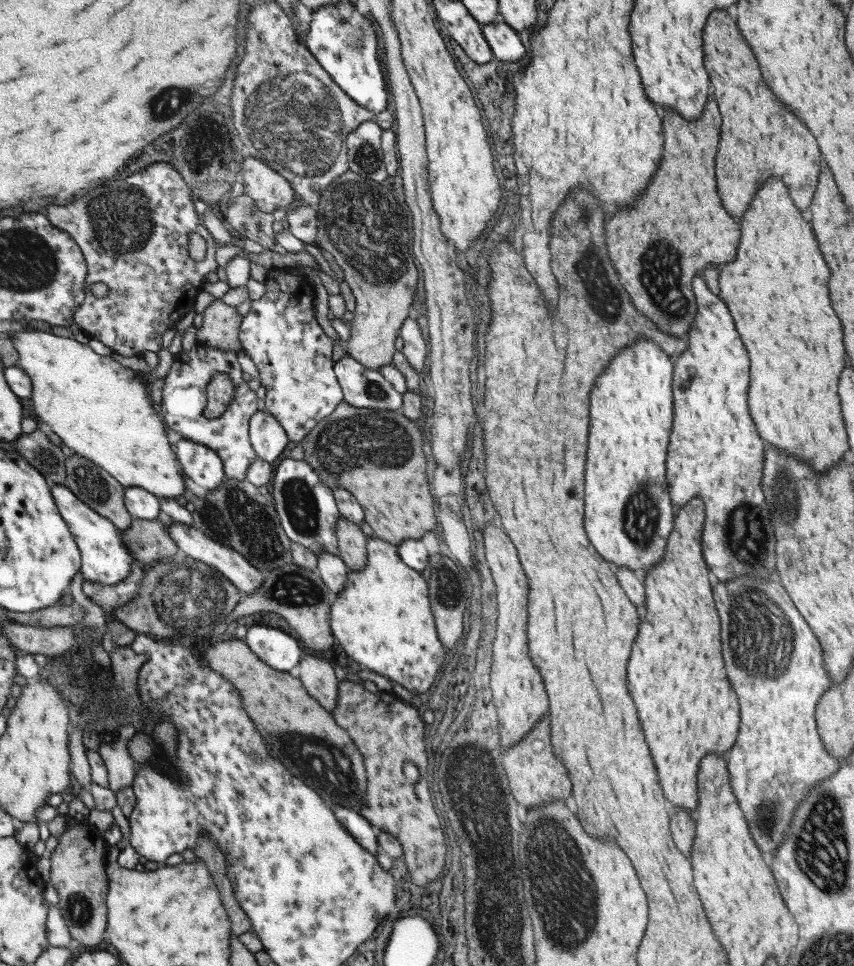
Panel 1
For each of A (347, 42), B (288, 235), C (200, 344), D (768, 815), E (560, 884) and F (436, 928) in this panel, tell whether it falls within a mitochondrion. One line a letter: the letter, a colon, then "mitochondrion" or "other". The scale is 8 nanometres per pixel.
A: mitochondrion
B: other
C: other
D: mitochondrion
E: mitochondrion
F: other

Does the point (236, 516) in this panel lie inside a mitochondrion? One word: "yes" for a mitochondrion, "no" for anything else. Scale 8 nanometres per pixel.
yes

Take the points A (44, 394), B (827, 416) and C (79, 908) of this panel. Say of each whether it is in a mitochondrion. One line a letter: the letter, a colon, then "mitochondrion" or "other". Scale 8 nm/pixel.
A: other
B: other
C: mitochondrion

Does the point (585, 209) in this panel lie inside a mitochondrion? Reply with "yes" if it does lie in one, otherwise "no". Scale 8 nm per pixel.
yes

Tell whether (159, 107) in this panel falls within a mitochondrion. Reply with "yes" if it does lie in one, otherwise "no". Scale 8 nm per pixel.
yes

